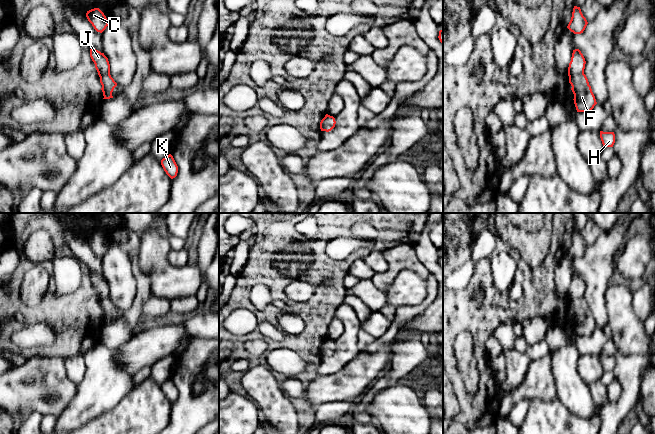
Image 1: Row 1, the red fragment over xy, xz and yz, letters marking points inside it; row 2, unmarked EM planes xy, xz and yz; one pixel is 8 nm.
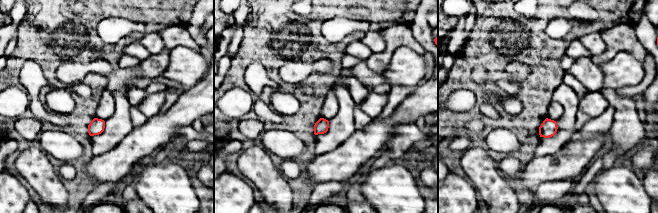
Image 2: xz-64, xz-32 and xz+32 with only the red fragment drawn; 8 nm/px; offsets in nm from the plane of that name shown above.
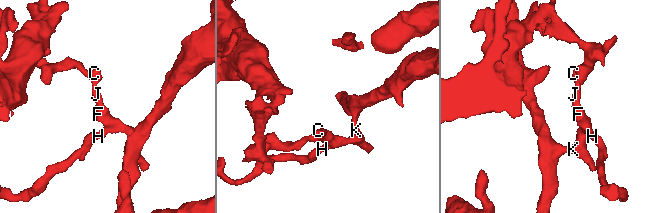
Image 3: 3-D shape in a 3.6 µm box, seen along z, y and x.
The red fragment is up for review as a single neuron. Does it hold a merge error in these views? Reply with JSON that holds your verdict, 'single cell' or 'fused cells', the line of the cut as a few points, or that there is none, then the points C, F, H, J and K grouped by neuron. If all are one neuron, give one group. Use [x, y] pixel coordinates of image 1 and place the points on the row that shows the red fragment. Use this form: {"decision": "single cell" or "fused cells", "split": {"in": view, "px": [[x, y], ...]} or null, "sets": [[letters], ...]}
{"decision": "single cell", "split": null, "sets": [["C", "F", "H", "J", "K"]]}

